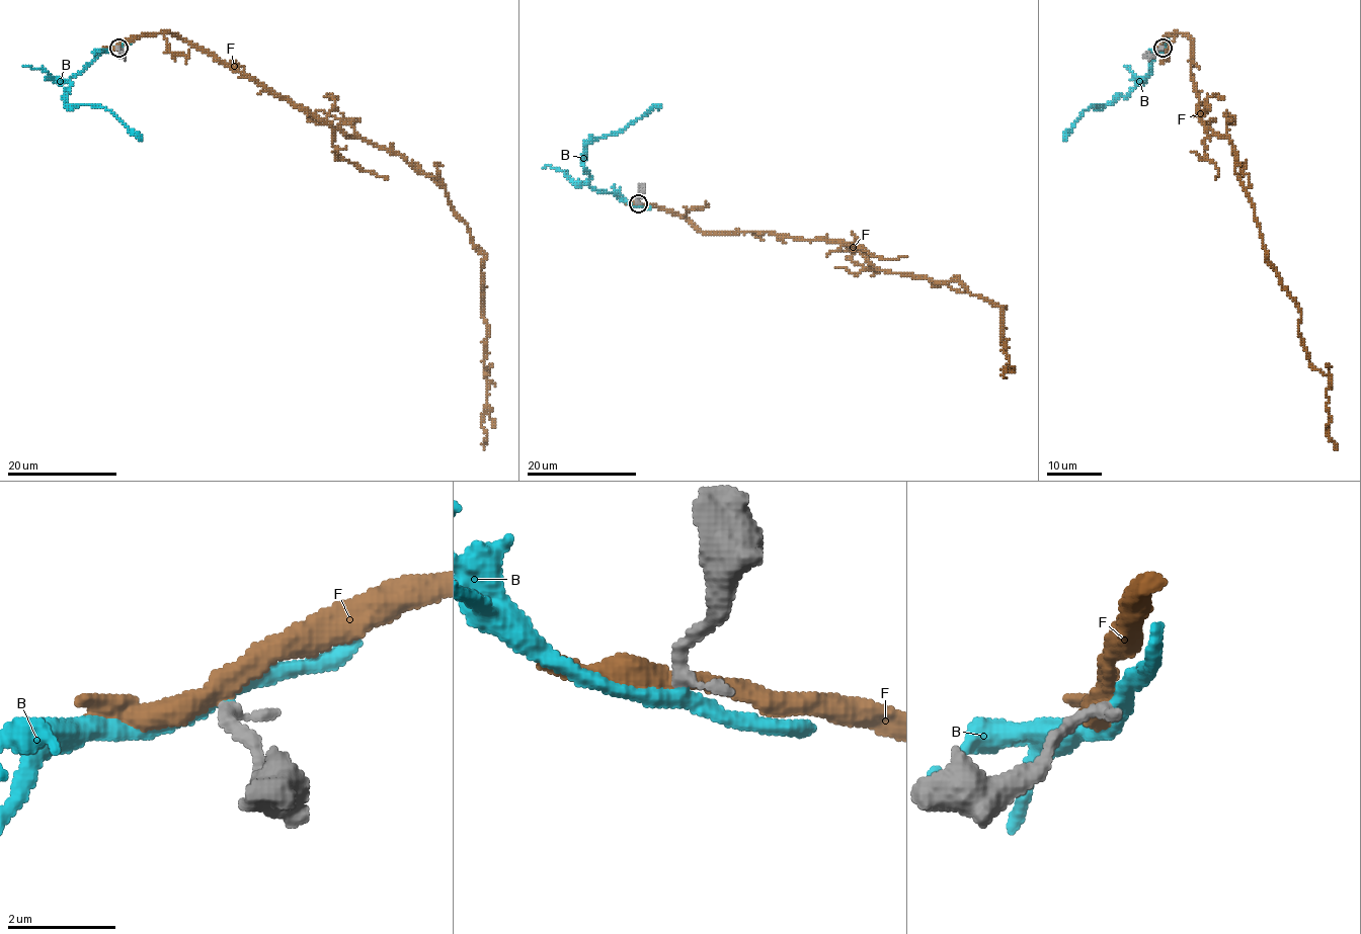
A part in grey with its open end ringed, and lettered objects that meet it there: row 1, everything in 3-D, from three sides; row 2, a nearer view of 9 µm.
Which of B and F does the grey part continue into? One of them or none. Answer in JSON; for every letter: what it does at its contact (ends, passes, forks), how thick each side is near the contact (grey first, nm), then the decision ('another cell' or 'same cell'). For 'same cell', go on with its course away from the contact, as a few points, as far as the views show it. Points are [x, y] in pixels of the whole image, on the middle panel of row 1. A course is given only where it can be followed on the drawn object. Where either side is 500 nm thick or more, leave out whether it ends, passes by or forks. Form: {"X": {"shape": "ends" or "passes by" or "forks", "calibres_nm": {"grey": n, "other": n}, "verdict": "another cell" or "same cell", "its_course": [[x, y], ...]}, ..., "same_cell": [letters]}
{"B": {"shape": "passes by", "calibres_nm": {"grey": 260, "other": 320}, "verdict": "same cell", "its_course": [[637, 202], [595, 190], [583, 167], [583, 153], [588, 142], [618, 134], [660, 106]]}, "F": {"shape": "passes by", "calibres_nm": {"grey": 260, "other": 380}, "verdict": "another cell"}, "same_cell": ["B"]}

